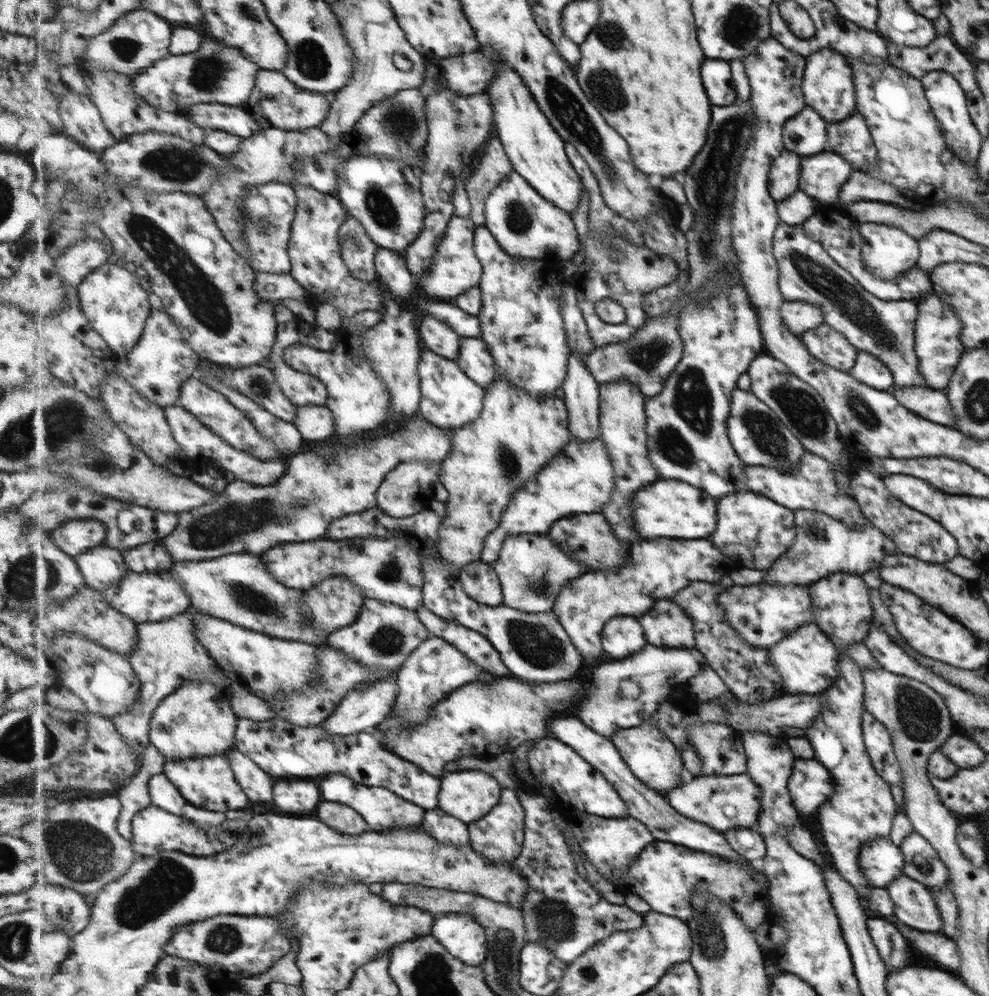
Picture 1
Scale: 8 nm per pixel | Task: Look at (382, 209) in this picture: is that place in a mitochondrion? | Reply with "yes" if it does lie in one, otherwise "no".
yes

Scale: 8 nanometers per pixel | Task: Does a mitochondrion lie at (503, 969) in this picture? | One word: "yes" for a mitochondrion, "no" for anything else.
yes

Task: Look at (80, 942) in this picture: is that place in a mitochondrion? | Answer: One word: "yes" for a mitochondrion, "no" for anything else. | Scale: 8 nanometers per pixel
no

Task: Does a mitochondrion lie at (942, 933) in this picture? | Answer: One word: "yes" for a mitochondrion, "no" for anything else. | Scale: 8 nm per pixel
no

